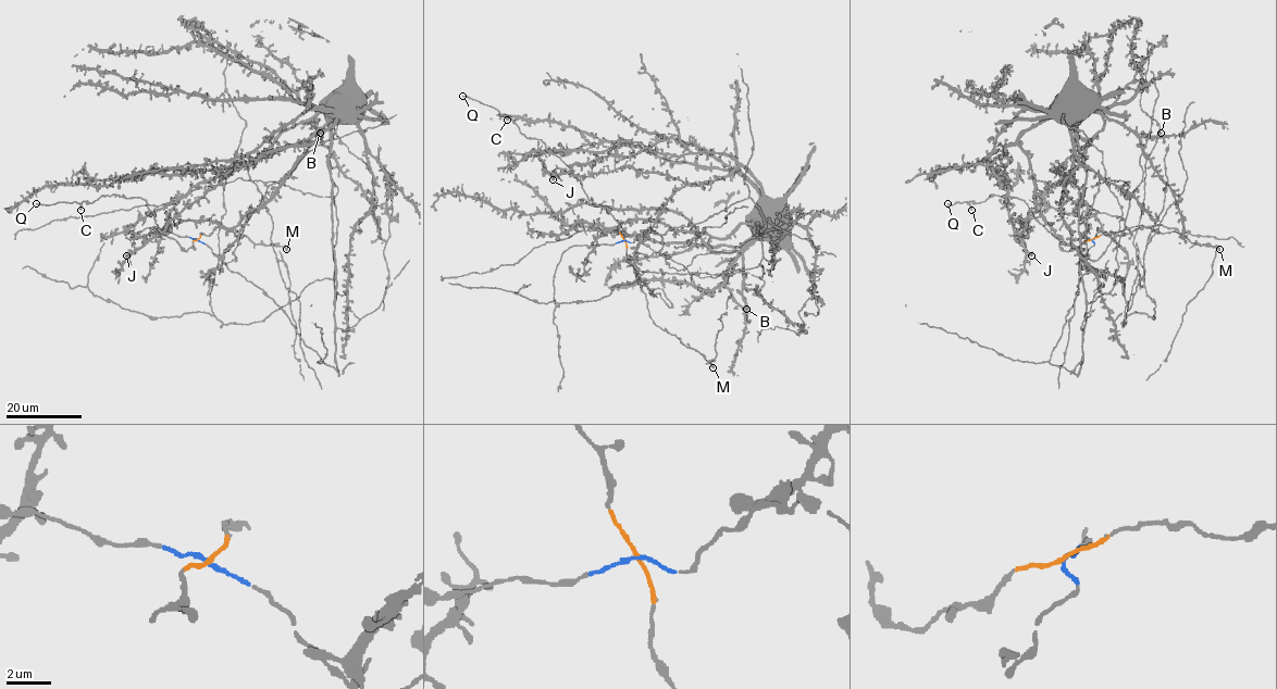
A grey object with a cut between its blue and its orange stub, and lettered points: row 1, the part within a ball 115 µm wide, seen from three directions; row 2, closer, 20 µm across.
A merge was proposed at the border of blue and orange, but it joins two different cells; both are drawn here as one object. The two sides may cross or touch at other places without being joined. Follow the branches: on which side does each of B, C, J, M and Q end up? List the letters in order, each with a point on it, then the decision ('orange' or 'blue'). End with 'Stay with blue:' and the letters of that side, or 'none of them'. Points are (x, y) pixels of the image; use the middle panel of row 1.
B: at (746, 309); blue
C: at (507, 120); orange
J: at (553, 179); blue
M: at (713, 367); orange
Q: at (462, 96); orange
Stay with blue: B, J

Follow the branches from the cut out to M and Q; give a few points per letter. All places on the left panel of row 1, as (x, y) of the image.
M: (197, 239), (200, 234), (208, 235), (221, 225), (256, 243), (283, 246), (287, 250)
Q: (197, 239), (184, 250), (162, 234), (147, 201), (139, 197), (114, 195), (87, 203), (36, 203)

